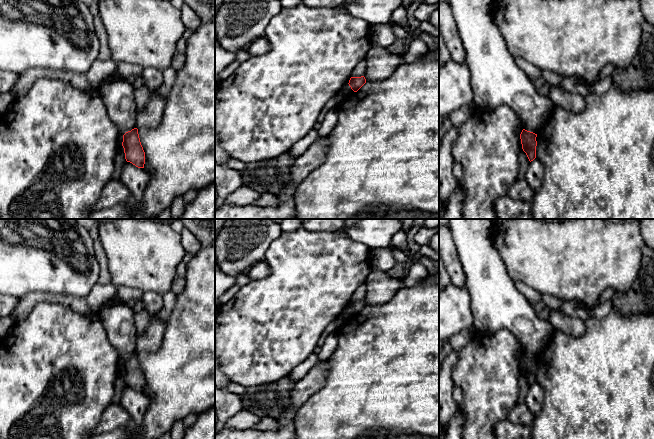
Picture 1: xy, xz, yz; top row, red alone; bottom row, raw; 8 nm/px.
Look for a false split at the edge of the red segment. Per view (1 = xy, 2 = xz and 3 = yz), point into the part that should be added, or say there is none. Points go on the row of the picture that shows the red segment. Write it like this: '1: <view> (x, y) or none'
1: none
2: none
3: none

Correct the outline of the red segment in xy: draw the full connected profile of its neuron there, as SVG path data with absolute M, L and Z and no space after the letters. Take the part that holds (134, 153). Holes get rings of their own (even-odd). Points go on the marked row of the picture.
M134 128L123 135L122 146L124 148L126 161L138 168L144 168L145 152L141 145L137 128Z

